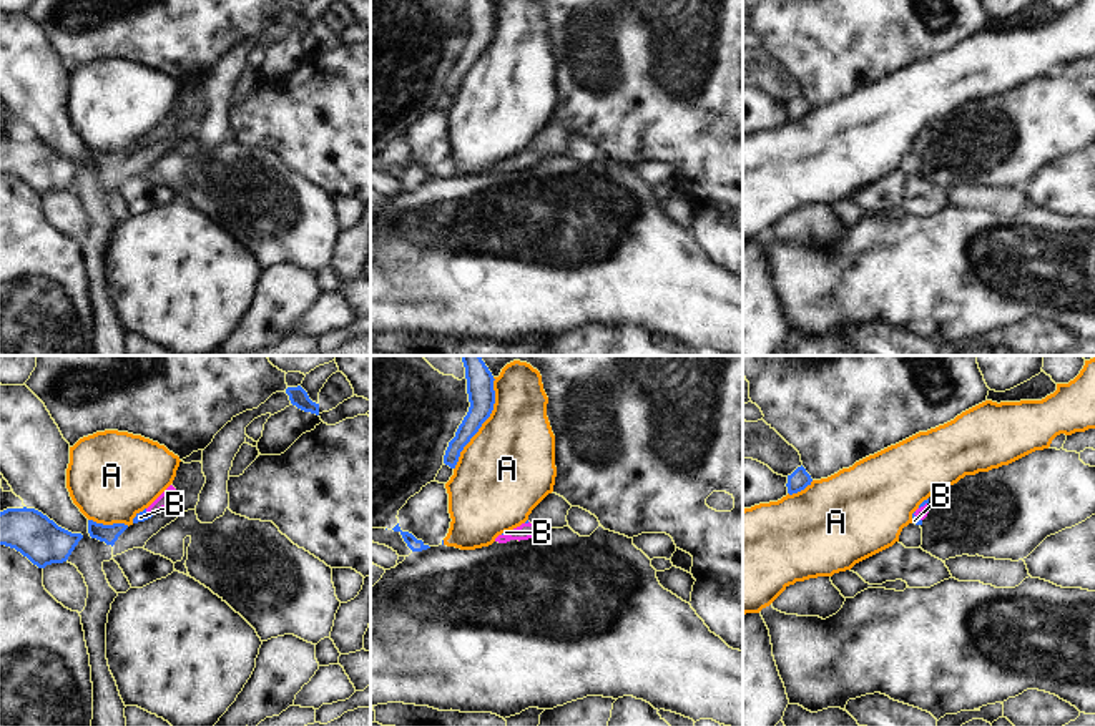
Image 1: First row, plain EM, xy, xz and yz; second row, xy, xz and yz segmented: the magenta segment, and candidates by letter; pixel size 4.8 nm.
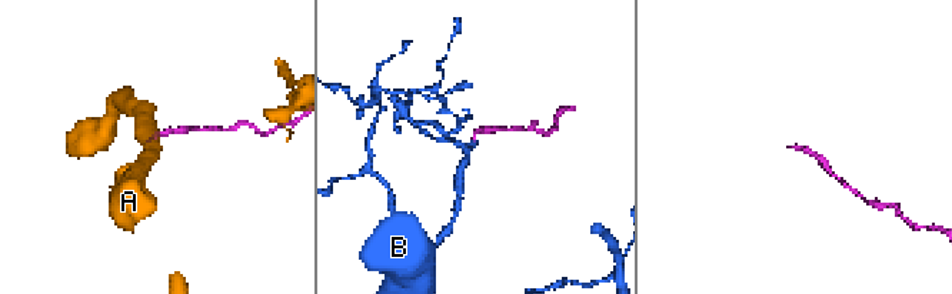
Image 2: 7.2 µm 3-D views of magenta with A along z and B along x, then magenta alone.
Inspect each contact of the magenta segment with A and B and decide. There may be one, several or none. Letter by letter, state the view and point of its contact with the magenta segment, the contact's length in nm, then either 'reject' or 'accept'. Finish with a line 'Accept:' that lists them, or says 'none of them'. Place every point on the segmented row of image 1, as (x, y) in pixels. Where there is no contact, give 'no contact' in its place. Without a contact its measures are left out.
A: contact xy (158, 497); length 170 nm; reject
B: contact xy (148, 514); length 50 nm; accept
Accept: B

